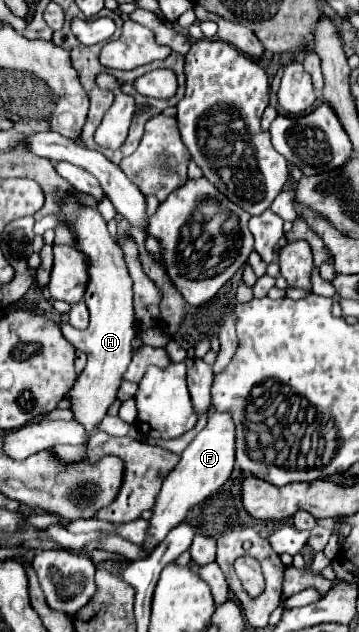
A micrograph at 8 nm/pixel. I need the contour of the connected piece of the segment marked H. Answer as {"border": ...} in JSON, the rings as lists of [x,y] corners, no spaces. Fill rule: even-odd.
{"border":[[[67,194],[61,202],[61,212],[45,216],[35,222],[33,232],[43,236],[45,230],[55,230],[59,224],[67,224],[73,228],[77,236],[77,250],[85,254],[89,264],[89,284],[85,290],[85,304],[91,312],[91,324],[87,330],[75,330],[69,324],[61,324],[63,336],[75,348],[87,354],[87,366],[83,374],[77,378],[73,388],[69,390],[73,400],[73,414],[77,422],[85,426],[91,434],[101,418],[107,414],[107,408],[113,404],[117,388],[123,380],[123,374],[131,362],[133,348],[131,342],[135,338],[135,320],[133,320],[133,292],[131,292],[131,276],[127,272],[121,246],[107,232],[107,222],[99,214],[97,206],[85,206],[75,194]],[[113,302],[113,306],[111,306]]]}

